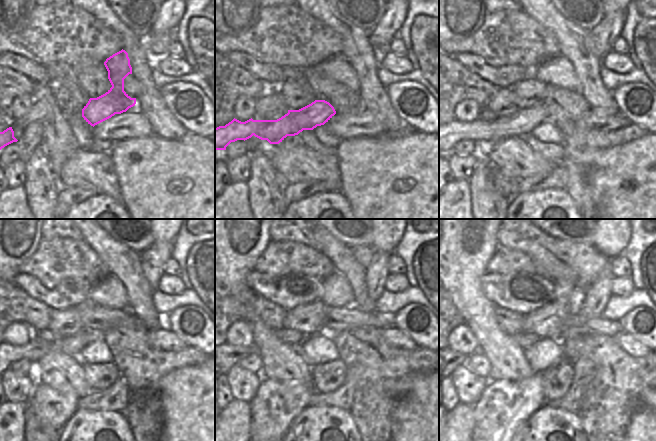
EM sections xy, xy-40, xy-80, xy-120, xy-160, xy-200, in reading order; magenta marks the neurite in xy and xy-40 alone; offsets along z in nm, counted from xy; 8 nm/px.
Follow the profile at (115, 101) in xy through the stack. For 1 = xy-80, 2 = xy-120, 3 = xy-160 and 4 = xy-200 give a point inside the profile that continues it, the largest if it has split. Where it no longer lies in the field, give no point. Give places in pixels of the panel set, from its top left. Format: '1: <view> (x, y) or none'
1: xy-80 (488, 126)
2: xy-120 (34, 350)
3: xy-160 (235, 353)
4: xy-200 (459, 358)

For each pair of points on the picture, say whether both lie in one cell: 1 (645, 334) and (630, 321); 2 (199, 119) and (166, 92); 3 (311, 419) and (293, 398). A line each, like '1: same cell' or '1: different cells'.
1: same cell
2: same cell
3: different cells

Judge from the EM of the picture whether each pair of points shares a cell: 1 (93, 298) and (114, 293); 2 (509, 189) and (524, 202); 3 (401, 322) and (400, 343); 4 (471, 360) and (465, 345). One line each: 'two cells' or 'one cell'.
1: one cell
2: two cells
3: two cells
4: two cells

